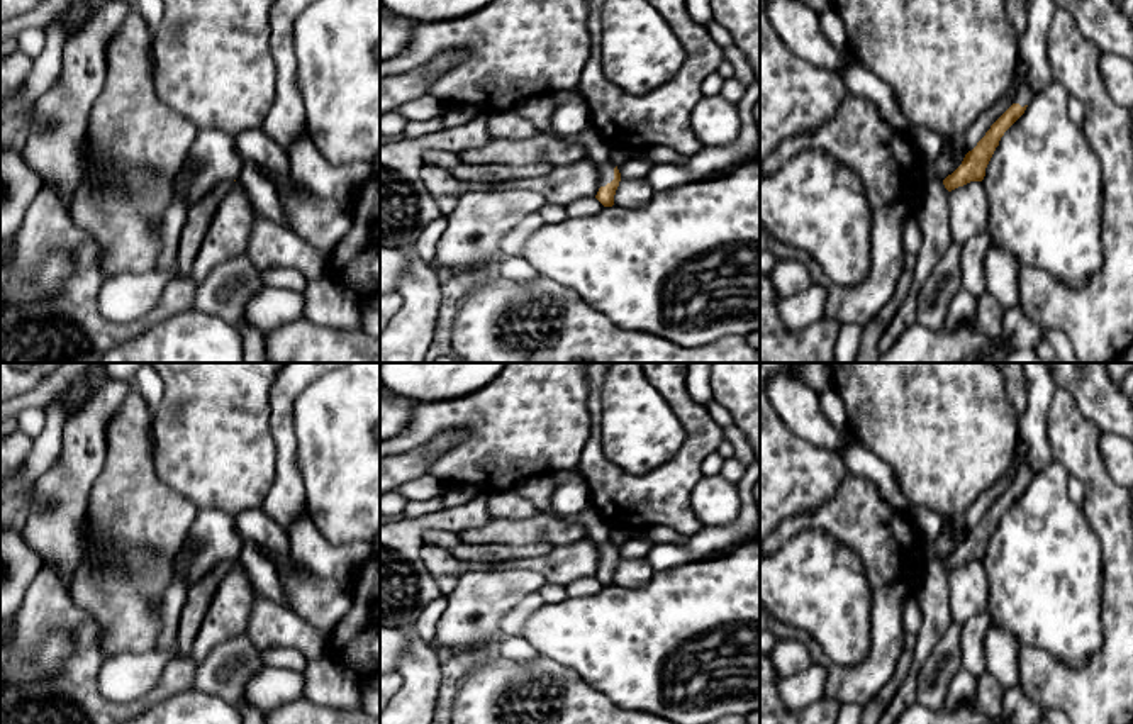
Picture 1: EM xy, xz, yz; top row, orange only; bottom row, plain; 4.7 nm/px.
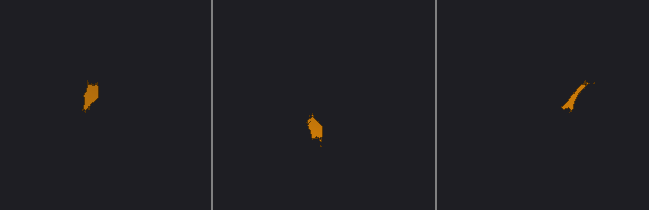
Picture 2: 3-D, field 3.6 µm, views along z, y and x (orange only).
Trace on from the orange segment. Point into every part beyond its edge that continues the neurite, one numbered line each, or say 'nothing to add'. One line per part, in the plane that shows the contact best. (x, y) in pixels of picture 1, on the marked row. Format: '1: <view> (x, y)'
1: xz (596, 148)
2: yz (1025, 94)

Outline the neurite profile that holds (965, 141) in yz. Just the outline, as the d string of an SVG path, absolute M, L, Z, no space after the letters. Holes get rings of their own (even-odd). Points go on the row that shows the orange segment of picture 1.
M1007 92L987 110L984 110L979 119L962 134L955 136L953 148L958 158L965 158L968 151L972 151L977 142L985 136L991 125L1013 105L1016 103L1016 95L1009 95Z

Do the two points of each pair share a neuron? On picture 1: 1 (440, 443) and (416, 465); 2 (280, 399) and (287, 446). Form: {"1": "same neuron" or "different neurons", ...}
{"1": "same neuron", "2": "same neuron"}

